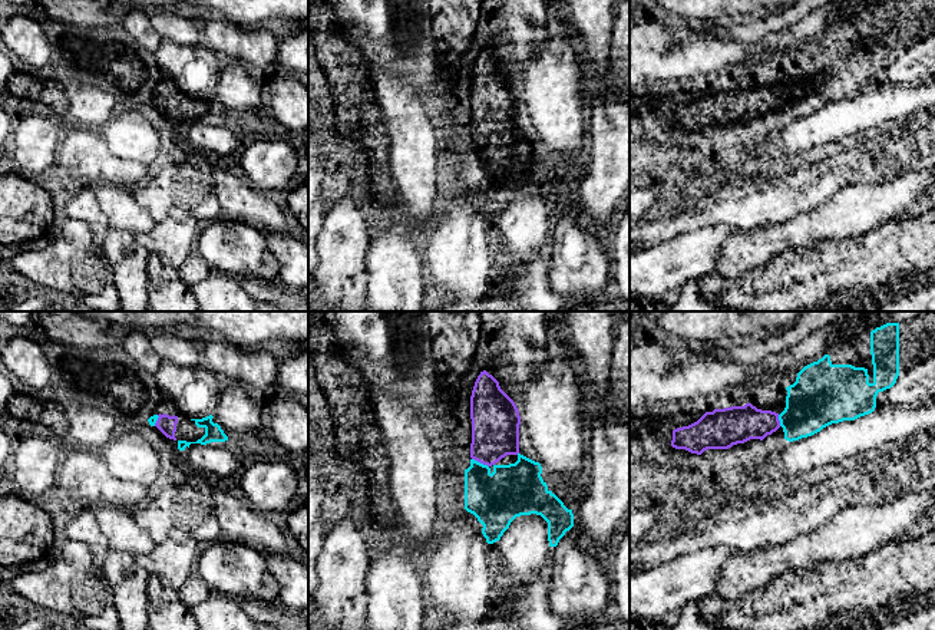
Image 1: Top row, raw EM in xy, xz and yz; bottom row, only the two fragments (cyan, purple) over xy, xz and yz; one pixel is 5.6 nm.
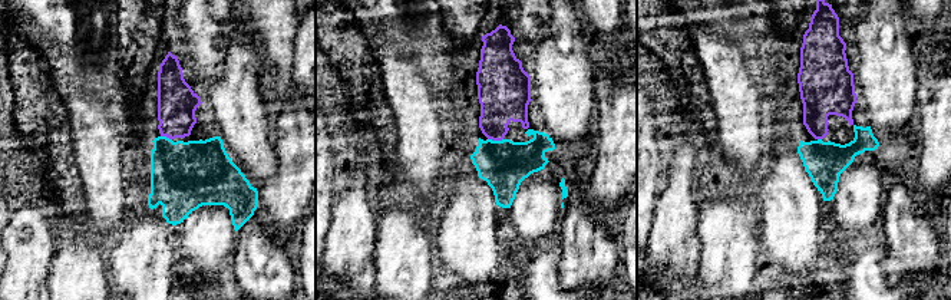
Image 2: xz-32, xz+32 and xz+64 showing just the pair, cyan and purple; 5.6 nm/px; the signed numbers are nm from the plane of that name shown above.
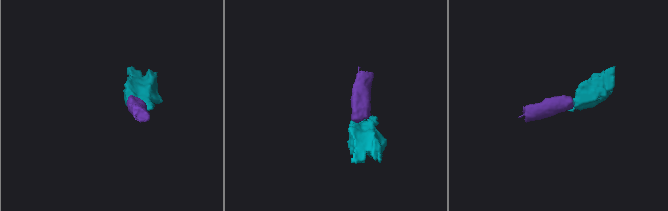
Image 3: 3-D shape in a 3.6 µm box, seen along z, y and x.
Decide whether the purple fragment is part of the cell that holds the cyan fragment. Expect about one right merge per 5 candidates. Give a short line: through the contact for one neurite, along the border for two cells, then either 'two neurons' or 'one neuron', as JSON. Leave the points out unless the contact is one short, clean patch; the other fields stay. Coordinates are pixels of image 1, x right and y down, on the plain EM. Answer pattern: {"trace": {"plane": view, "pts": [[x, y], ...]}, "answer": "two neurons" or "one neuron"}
{"answer": "one neuron"}

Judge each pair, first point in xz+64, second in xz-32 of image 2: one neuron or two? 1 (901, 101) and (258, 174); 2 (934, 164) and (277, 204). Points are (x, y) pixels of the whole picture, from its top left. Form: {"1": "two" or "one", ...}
{"1": "one", "2": "one"}

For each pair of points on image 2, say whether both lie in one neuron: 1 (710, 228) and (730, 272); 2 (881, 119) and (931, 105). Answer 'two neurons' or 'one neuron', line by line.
1: one neuron
2: two neurons

